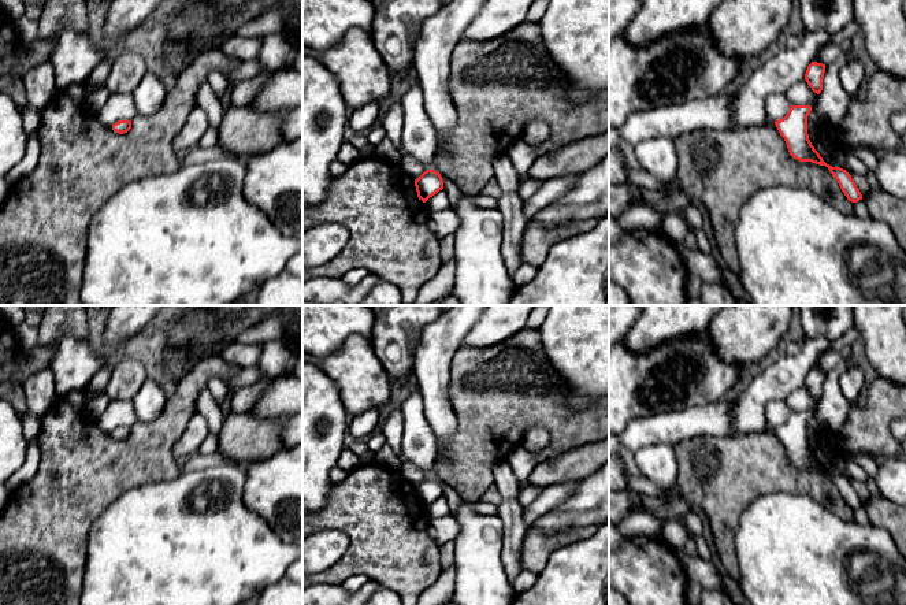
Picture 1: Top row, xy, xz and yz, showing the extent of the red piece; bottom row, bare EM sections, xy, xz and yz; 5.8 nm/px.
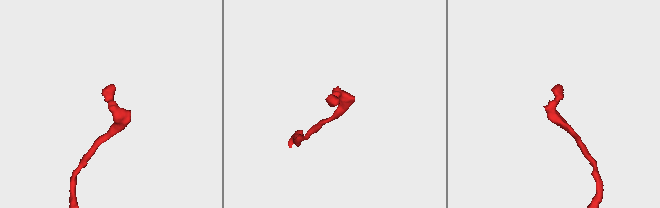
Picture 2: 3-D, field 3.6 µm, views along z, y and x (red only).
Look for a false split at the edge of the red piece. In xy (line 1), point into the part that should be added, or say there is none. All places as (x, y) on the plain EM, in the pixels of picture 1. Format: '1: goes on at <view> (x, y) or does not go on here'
1: does not go on here

